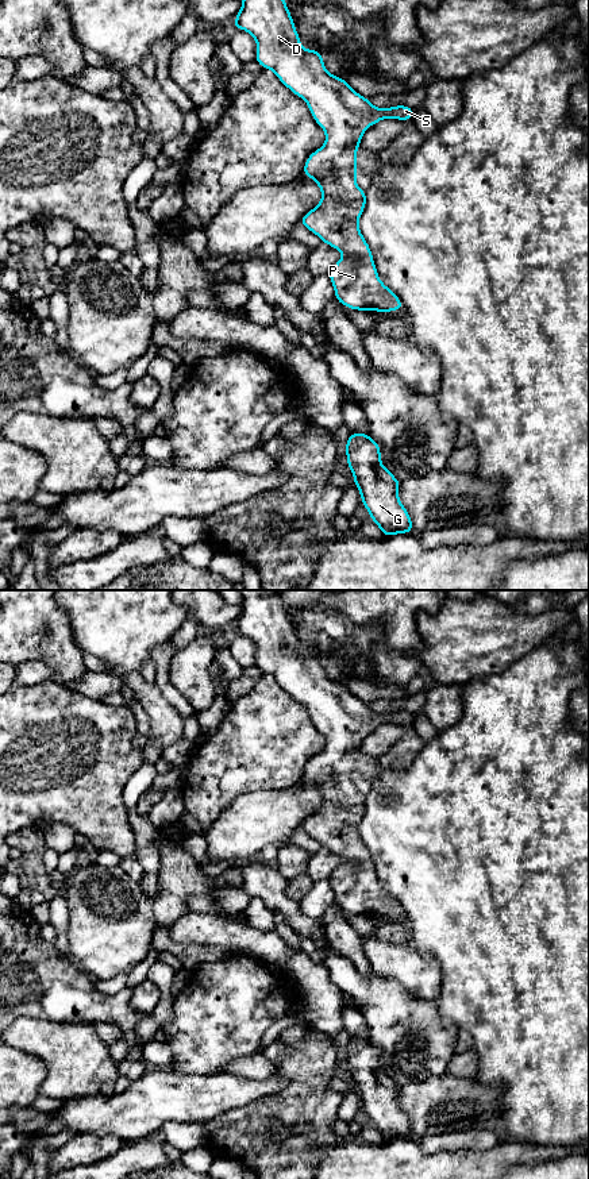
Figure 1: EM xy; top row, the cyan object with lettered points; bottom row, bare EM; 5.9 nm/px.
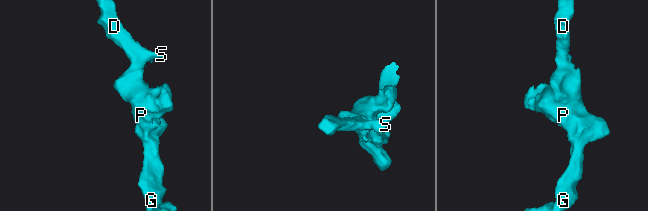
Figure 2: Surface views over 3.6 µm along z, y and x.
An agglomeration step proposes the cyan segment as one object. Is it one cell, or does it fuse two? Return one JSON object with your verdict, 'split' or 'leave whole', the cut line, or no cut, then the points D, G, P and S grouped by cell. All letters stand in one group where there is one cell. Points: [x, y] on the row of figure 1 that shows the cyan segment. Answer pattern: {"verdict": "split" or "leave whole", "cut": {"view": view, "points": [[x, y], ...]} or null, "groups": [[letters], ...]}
{"verdict": "leave whole", "cut": null, "groups": [["D", "G", "P", "S"]]}

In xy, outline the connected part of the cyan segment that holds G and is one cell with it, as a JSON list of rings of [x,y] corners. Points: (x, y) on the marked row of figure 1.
[[[350,434],[346,442],[347,466],[370,519],[386,538],[413,531],[408,510],[399,500],[401,481],[381,463],[381,446],[369,434]]]

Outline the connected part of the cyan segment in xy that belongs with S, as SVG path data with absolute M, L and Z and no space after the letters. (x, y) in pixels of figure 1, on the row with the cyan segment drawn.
M242 0L232 27L254 36L255 61L305 100L326 132L324 146L307 158L303 169L303 174L319 185L322 201L300 224L343 254L328 273L335 298L357 311L404 308L380 280L372 250L358 227L366 192L357 188L355 153L369 126L382 119L412 120L415 109L407 105L377 108L344 78L330 74L322 53L300 46L285 0Z

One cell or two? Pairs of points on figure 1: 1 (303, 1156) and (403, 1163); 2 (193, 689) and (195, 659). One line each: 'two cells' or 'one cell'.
1: two cells
2: one cell

